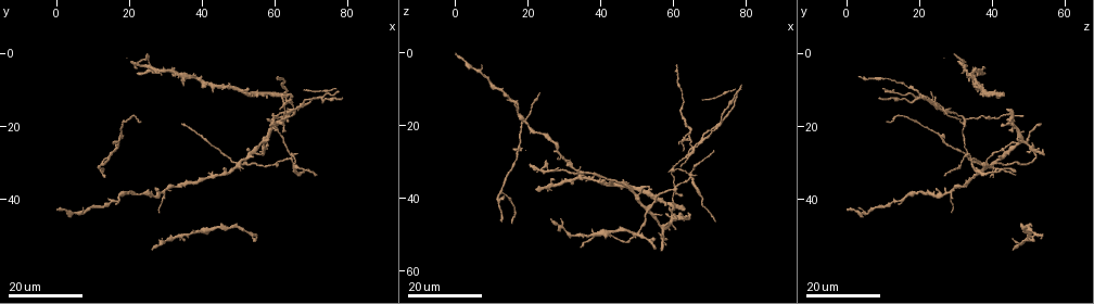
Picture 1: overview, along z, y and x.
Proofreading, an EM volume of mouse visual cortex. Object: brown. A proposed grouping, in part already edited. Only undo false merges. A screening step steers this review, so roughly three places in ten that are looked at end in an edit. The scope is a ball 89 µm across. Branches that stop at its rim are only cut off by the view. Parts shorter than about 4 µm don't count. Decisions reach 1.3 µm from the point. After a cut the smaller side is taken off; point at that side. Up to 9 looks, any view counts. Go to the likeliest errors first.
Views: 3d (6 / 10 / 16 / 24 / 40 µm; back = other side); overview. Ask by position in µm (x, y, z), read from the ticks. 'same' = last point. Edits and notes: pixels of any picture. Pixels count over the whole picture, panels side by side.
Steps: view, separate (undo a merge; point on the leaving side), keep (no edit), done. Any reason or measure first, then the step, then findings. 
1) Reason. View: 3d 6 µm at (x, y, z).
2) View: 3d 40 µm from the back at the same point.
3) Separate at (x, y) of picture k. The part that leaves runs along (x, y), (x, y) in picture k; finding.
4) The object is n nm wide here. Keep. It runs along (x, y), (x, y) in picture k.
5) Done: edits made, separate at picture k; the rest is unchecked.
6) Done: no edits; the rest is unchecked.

A fork. View: 3d 16 µm at (29.0, 38.5, 28.5).

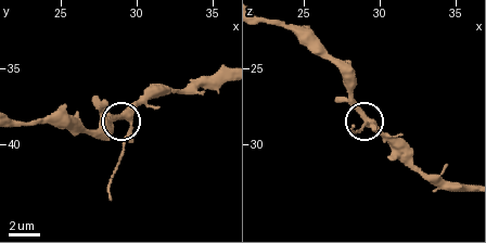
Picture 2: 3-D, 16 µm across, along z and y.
Zoom in. View: 3d 6 µm at the same point.

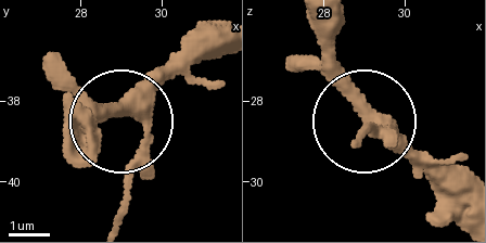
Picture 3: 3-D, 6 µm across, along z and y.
The side arm is 6 µm long; 3 arms meet here. Keep. All the same neuron.

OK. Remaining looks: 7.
Four or more arms meet. View: 3d 16 µm at (65.0, 27.5, 33.0).

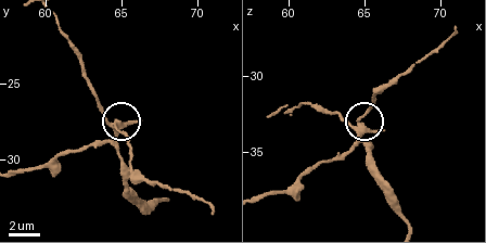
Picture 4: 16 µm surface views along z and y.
View: 3d 10 µm at (64.4, 27.6, 33.2).

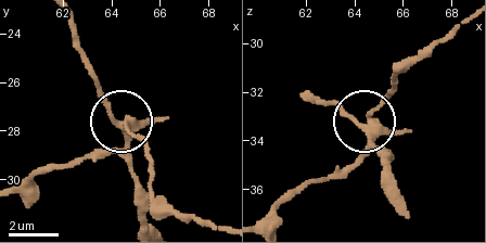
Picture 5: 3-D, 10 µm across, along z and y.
The object is 300 nm wide here. Separate at (144, 142) of picture 5. The part that leaves runs along (373, 120), (394, 77), (467, 24) in picture 5; a second neuron is stuck on.

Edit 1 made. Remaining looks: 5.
Arms part here. View: 3d 16 µm at (12.5, 30.5, 38.5).

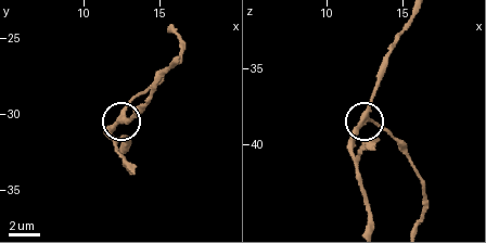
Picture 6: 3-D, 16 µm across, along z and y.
View: 3d 6 µm at the same point.

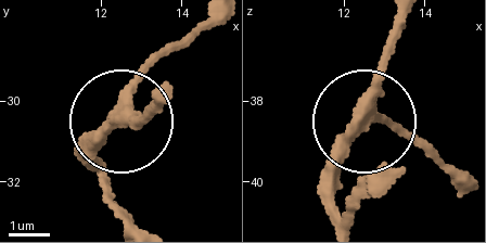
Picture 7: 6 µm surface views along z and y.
3 arms meet here. Keep. All the same neuron.

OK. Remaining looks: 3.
Four or more arms meet. View: 3d 16 µm at (34.0, 6.0, 33.5).

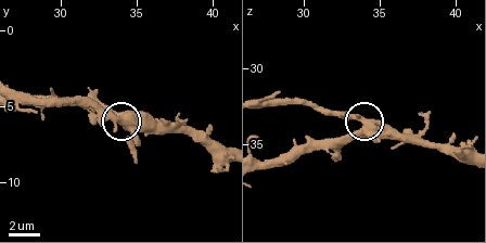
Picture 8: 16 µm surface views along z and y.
View: 3d 10 µm at (34.0, 5.8, 33.8).

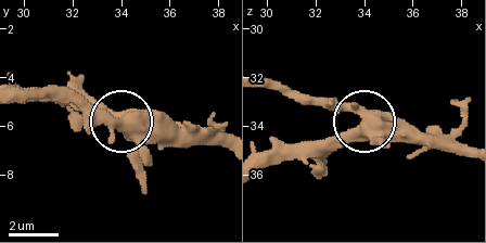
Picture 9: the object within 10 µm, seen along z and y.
4 arms meet here. Keep. Continuous, no second neuron.

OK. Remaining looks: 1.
Done: edits made, separate at picture 5; the rest is unchecked.

